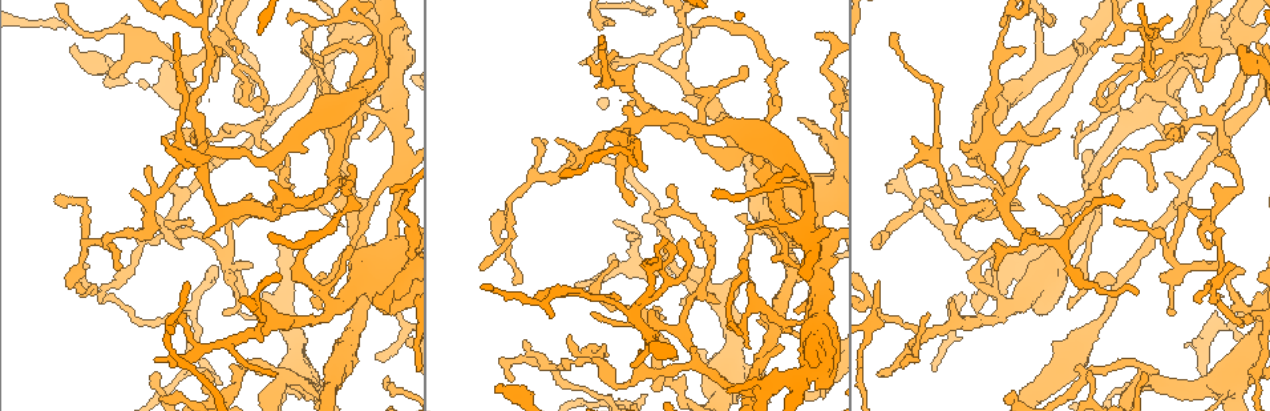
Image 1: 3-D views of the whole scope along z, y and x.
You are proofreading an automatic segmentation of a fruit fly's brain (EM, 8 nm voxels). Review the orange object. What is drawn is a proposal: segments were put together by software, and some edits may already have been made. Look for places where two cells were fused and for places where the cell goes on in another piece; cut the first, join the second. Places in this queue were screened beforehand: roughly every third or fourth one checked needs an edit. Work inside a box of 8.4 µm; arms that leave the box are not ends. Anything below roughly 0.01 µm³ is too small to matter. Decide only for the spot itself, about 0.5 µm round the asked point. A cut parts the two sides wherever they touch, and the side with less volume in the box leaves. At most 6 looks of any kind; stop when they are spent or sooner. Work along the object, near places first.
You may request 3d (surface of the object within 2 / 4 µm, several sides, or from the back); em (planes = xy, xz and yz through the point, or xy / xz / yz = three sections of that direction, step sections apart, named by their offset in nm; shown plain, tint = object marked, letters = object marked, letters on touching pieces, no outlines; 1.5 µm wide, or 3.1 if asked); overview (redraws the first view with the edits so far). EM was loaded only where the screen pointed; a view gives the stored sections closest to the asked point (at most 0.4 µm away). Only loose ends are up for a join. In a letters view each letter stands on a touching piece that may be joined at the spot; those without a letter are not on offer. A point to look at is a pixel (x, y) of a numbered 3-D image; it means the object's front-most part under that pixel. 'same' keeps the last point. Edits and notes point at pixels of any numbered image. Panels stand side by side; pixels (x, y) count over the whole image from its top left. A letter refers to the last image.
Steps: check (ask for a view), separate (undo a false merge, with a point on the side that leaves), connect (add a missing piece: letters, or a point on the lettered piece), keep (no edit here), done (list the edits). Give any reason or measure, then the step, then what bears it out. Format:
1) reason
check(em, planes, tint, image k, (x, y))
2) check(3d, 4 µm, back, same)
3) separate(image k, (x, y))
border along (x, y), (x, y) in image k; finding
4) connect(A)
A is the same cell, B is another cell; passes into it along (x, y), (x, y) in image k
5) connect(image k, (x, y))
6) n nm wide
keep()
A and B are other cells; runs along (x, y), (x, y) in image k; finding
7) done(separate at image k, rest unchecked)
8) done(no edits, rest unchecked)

branch stops here
check(3d, 4 µm, image 1, (73, 47))

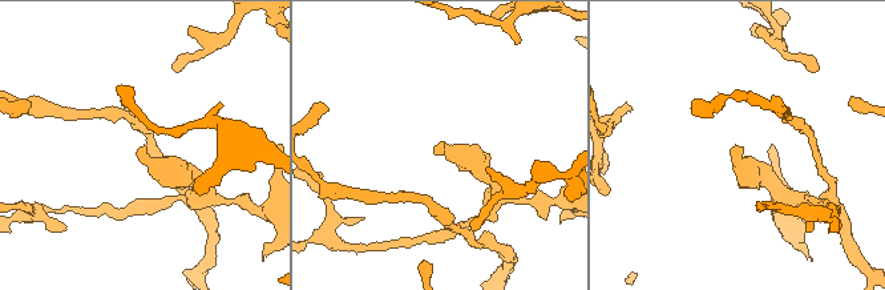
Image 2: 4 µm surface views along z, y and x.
need the tissue
check(em, planes, letters, image 2, (732, 152))

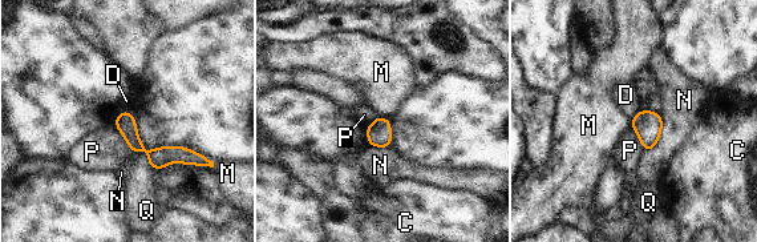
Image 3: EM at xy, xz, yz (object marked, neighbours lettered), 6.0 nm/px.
120 nm wide
keep()
C, D, M, N, P and Q are other cells; border along (379, 115), (388, 119) in image 3; none of them fits

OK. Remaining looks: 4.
check(em, planes, letters, image 1, (645, 167))

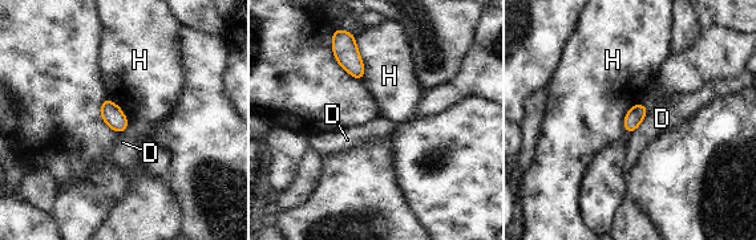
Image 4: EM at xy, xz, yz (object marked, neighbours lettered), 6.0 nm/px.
H touches over 280 nm
keep()
D and H are other cells; border along (355, 36), (363, 64), (363, 80) in image 4; no lettered piece goes on from it

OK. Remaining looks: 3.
thin end
check(em, planes, letters, image 1, (745, 70))

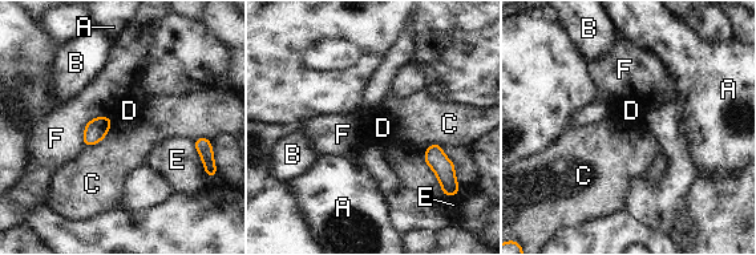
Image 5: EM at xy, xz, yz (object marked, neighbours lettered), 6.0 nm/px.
keep()
A, B, C, D, E and F are other cells; none of them fits

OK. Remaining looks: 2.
done(no edits, rest unchecked)

